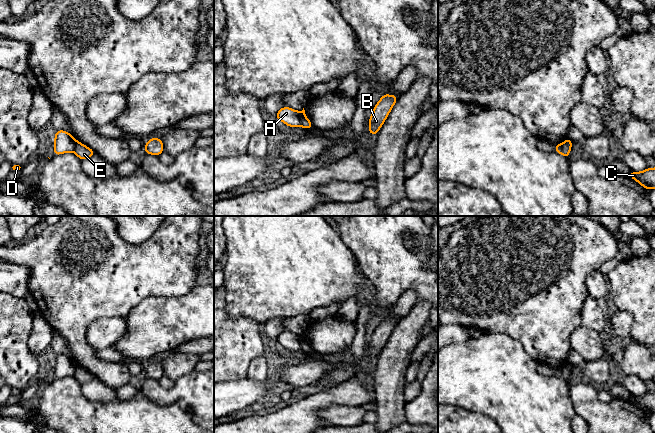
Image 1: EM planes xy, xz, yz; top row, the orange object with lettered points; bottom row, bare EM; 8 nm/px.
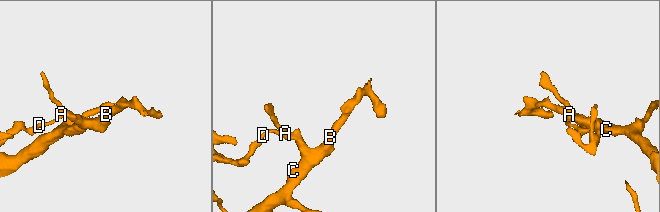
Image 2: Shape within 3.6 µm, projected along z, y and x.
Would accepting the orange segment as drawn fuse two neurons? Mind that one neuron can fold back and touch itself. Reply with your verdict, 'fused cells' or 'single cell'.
fused cells

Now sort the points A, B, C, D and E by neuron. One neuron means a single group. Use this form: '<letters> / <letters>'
A D / B C E

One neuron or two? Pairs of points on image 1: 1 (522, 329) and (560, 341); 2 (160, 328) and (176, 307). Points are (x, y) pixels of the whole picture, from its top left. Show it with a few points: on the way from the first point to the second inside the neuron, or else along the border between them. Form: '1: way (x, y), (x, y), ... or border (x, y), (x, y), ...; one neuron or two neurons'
1: way (531, 329), (539, 329), (551, 341); one neuron
2: way (165, 323), (176, 312); one neuron

